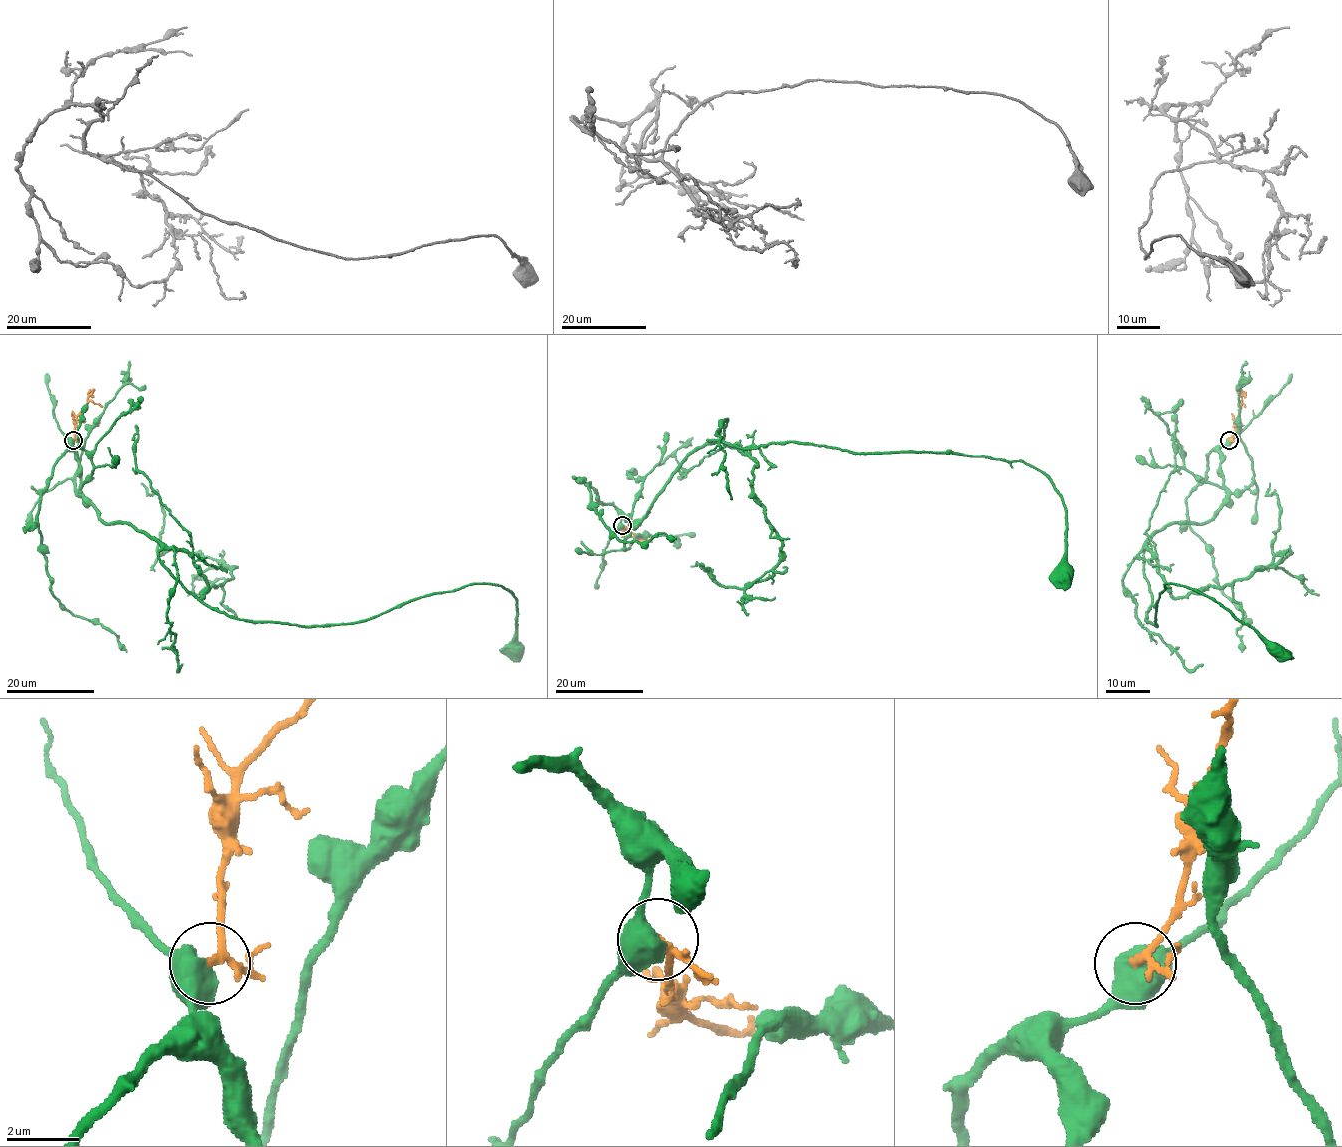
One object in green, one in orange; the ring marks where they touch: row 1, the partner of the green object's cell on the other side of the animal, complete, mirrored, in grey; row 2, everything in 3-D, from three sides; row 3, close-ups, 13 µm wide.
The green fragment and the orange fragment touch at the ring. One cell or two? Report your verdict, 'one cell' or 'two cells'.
two cells

